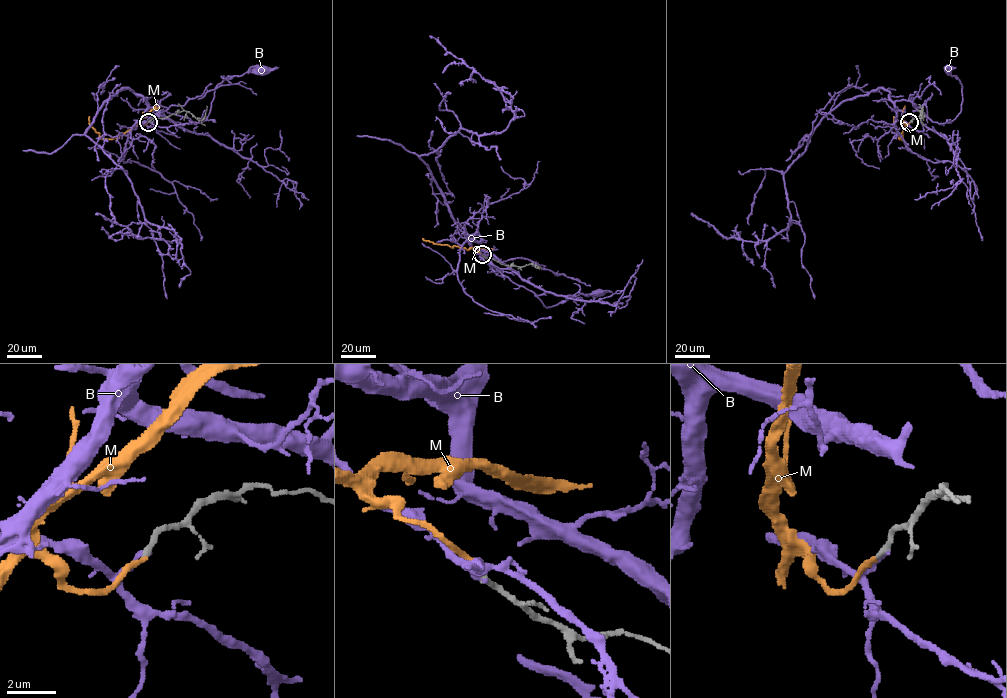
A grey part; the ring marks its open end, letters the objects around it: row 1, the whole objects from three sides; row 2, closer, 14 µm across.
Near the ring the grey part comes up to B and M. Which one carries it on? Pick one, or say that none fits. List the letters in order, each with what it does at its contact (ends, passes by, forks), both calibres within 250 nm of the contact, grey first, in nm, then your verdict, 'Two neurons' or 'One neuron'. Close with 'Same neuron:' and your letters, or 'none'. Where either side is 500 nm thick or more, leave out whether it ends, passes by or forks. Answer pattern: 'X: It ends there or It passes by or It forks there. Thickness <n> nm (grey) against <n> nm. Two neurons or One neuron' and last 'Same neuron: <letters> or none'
B: It ends there. Thickness 280 nm (grey) against 170 nm. Two neurons
M: It ends there. Thickness 240 nm (grey) against 200 nm. One neuron
Same neuron: M

